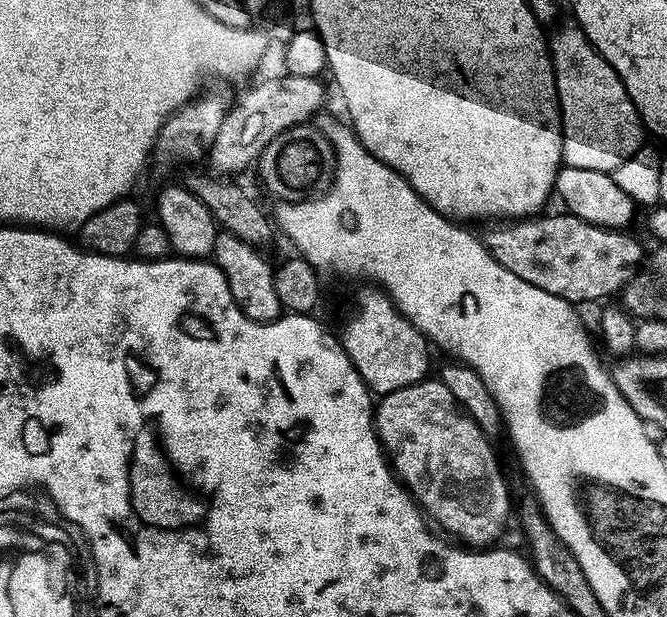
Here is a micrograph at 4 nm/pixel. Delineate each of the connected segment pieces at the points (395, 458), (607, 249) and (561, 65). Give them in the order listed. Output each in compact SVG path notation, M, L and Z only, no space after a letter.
M425 378L418 384L411 384L402 390L394 390L393 392L383 393L379 397L378 403L374 408L374 419L376 422L376 435L380 437L380 443L384 445L384 451L389 461L394 462L394 471L402 481L405 488L416 498L416 503L433 521L437 520L448 531L453 532L457 541L463 542L468 546L492 546L497 543L496 540L504 532L504 527L508 524L508 511L513 511L514 500L508 497L508 484L504 481L504 472L500 469L500 460L496 457L496 452L492 449L493 441L480 428L480 423L472 419L463 408L457 404L456 399L452 397L452 392L446 390L446 386L441 384L439 379Z
M571 214L564 216L537 215L535 218L512 218L507 222L496 222L482 232L484 245L488 253L499 264L506 266L510 274L530 282L530 286L538 286L538 290L546 290L555 296L561 296L569 302L576 300L600 300L611 292L619 293L624 285L632 279L634 273L641 267L640 259L644 252L640 244L627 231L619 228L603 228L591 224L582 218Z
M579 26L560 28L550 36L550 51L552 53L552 69L556 75L556 97L560 103L560 125L564 131L562 138L563 163L567 166L582 166L582 170L602 170L613 173L622 162L635 156L641 148L645 147L646 129L640 119L638 110L626 94L626 86L622 78L602 58L602 54L588 40L588 36Z

